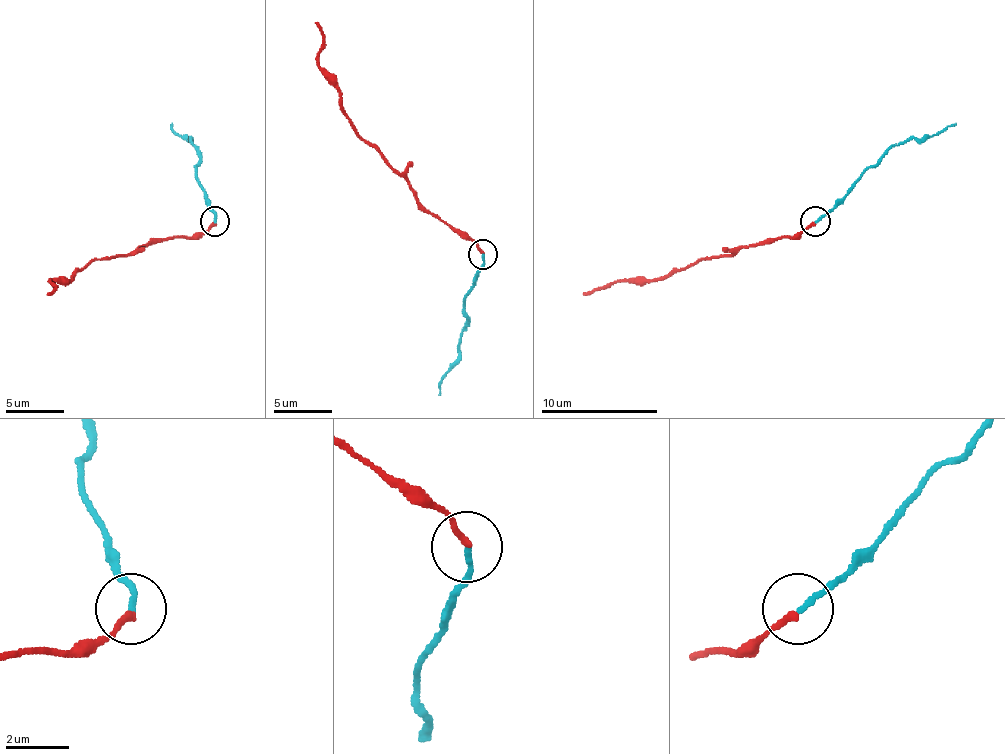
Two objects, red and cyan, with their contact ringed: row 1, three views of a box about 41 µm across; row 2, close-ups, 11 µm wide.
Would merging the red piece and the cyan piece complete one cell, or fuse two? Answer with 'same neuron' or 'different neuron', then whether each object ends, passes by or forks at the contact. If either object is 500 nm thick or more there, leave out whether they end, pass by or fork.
different neuron; red ends there; cyan ends there

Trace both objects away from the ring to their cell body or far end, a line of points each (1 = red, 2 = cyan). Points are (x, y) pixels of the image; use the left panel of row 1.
1: (214, 222), (190, 236), (155, 239), (134, 251), (90, 263), (70, 280), (49, 280), (55, 289), (47, 295)
2: (214, 222), (214, 210), (196, 178), (199, 151), (190, 140), (173, 131), (173, 122)

